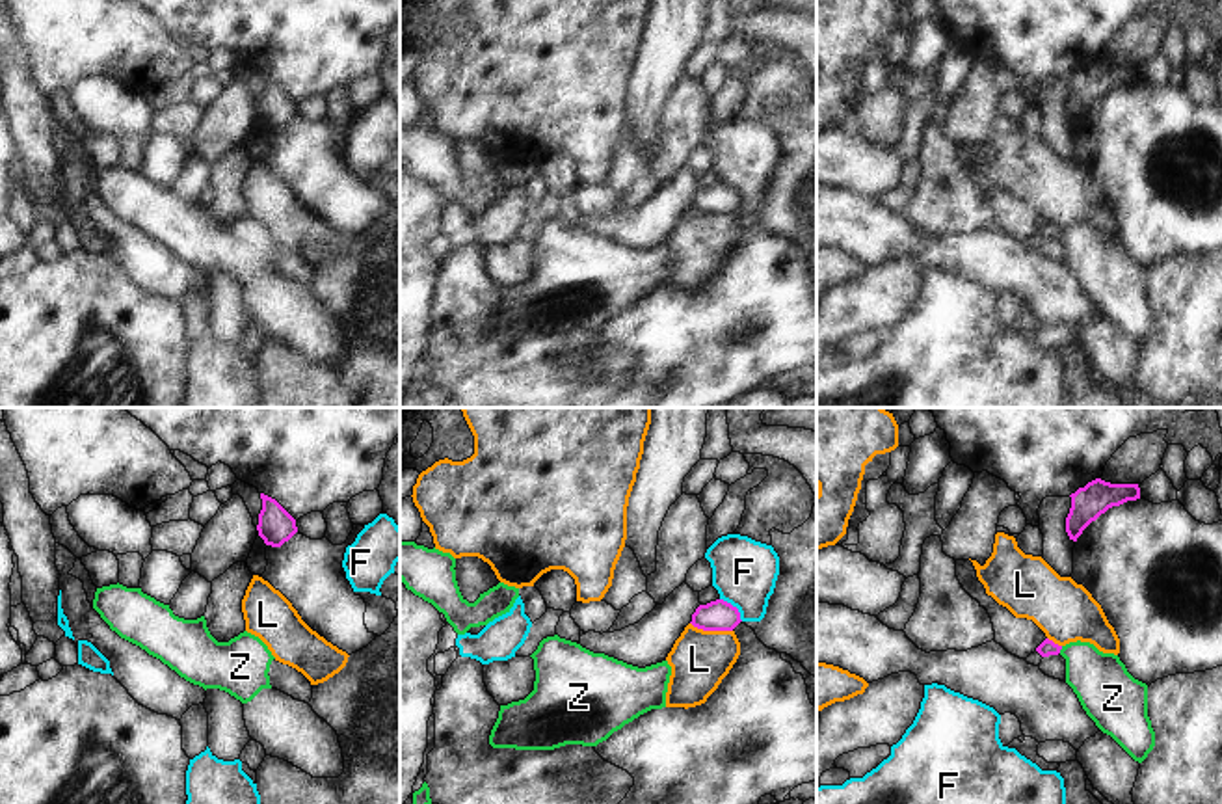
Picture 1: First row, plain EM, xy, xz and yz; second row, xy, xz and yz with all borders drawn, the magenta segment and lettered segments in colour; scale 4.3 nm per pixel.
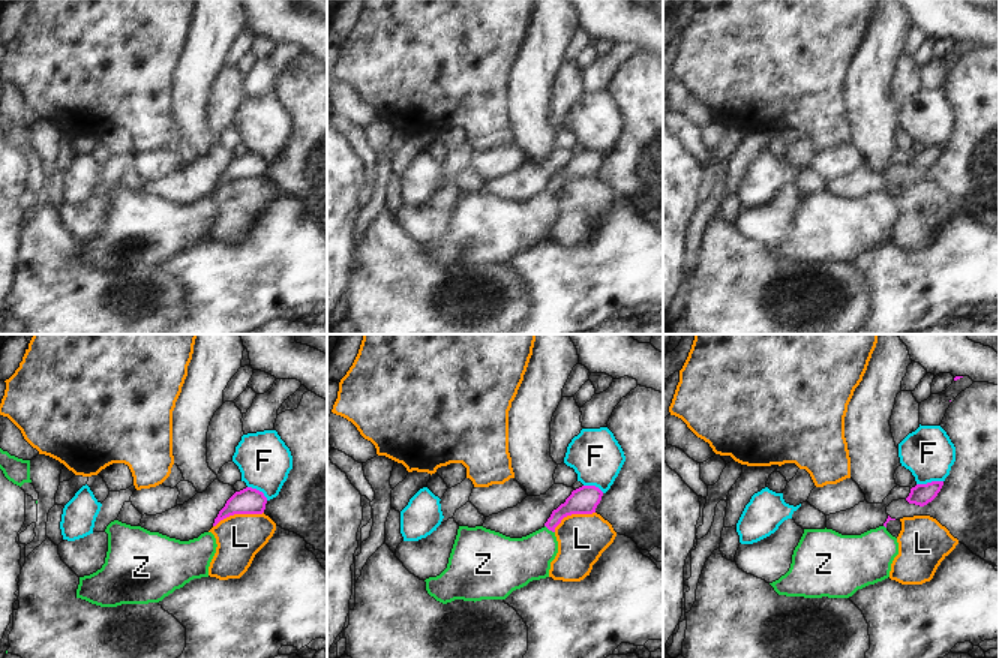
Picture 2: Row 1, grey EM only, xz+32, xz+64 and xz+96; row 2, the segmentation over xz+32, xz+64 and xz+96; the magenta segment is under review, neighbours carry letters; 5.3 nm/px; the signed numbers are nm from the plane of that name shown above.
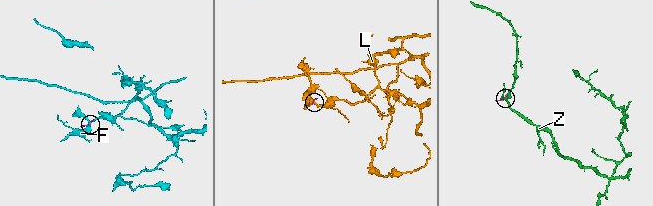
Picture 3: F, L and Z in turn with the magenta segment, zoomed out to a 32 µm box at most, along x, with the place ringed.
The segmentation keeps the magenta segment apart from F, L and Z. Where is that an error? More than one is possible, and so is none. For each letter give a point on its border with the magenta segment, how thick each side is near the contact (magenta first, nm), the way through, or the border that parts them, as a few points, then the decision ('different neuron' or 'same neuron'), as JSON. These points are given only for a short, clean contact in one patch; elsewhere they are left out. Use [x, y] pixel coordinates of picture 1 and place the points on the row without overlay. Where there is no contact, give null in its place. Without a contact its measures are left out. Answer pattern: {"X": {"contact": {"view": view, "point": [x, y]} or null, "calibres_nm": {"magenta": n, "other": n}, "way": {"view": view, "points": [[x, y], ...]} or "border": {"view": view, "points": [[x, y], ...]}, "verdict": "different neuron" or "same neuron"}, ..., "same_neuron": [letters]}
{"F": {"contact": {"view": "xz", "point": [735, 190]}, "calibres_nm": {"magenta": 130, "other": 280}, "verdict": "different neuron"}, "L": {"contact": {"view": "xz", "point": [711, 213]}, "calibres_nm": {"magenta": 130, "other": 260}, "border": {"view": "xz", "points": [[690, 205], [702, 213], [731, 214]]}, "verdict": "different neuron"}, "Z": {"contact": {"view": "yz", "point": [1061, 231]}, "calibres_nm": {"magenta": 70, "other": 240}, "way": {"view": "yz", "points": [[1046, 231], [1061, 231], [1070, 235], [1103, 268]]}, "verdict": "same neuron"}, "same_neuron": ["Z"]}

